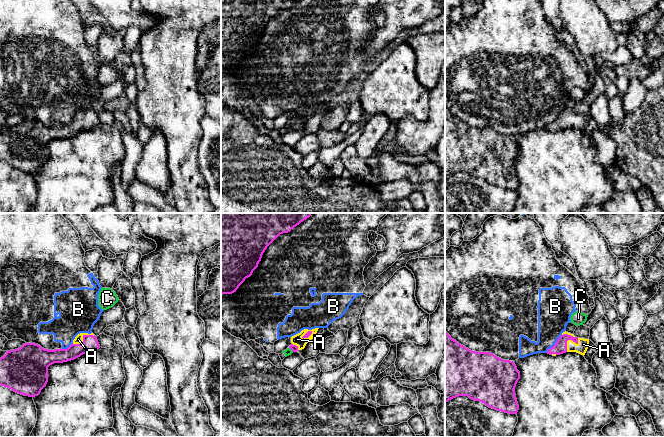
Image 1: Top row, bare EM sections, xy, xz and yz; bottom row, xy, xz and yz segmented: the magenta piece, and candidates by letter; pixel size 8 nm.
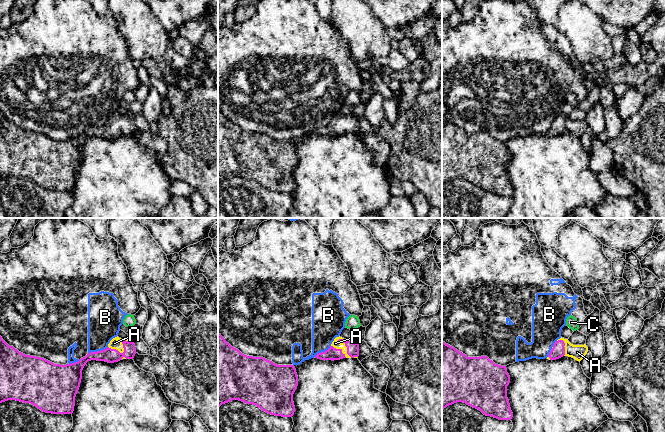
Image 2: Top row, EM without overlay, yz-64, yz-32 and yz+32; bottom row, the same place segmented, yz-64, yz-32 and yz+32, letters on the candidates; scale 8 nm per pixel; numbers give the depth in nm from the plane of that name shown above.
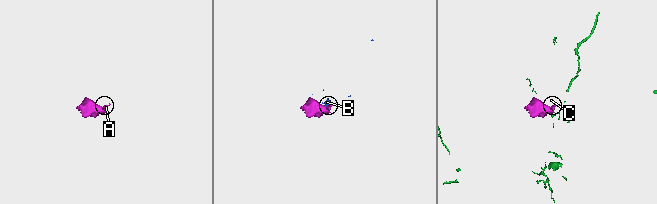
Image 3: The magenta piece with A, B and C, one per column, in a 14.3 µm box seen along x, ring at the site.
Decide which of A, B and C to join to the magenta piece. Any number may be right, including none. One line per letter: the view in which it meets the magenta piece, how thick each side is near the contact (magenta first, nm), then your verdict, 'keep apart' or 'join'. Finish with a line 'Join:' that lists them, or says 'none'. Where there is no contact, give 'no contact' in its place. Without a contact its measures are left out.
A: meets magenta in xy; 130 nm thick on the magenta side, 70 nm on the other; join
B: meets magenta in yz; 110 nm thick on the magenta side, 260 nm on the other; keep apart
C: meets magenta in xz; 60 nm thick on the magenta side, 60 nm on the other; keep apart
Join: A

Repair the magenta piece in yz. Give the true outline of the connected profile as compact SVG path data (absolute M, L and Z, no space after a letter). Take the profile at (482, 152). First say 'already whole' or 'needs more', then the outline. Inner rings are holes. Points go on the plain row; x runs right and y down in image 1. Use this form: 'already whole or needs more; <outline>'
already whole; M445 108L445 179L458 172L468 172L470 175L480 177L497 187L517 190L519 181L514 165L519 155L520 148L513 137L503 136L491 128L471 127Z

